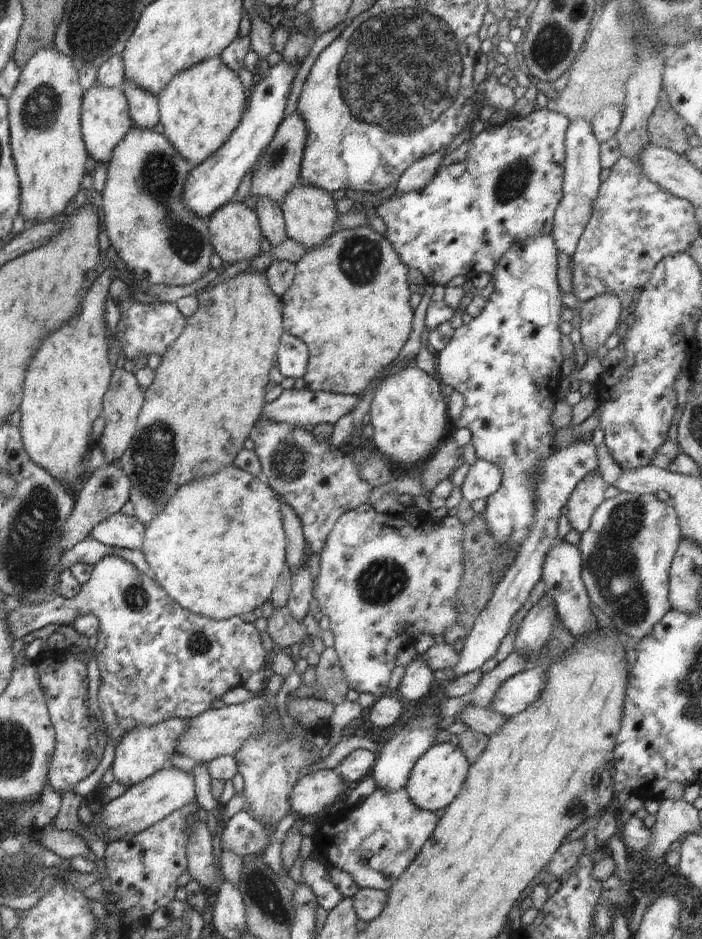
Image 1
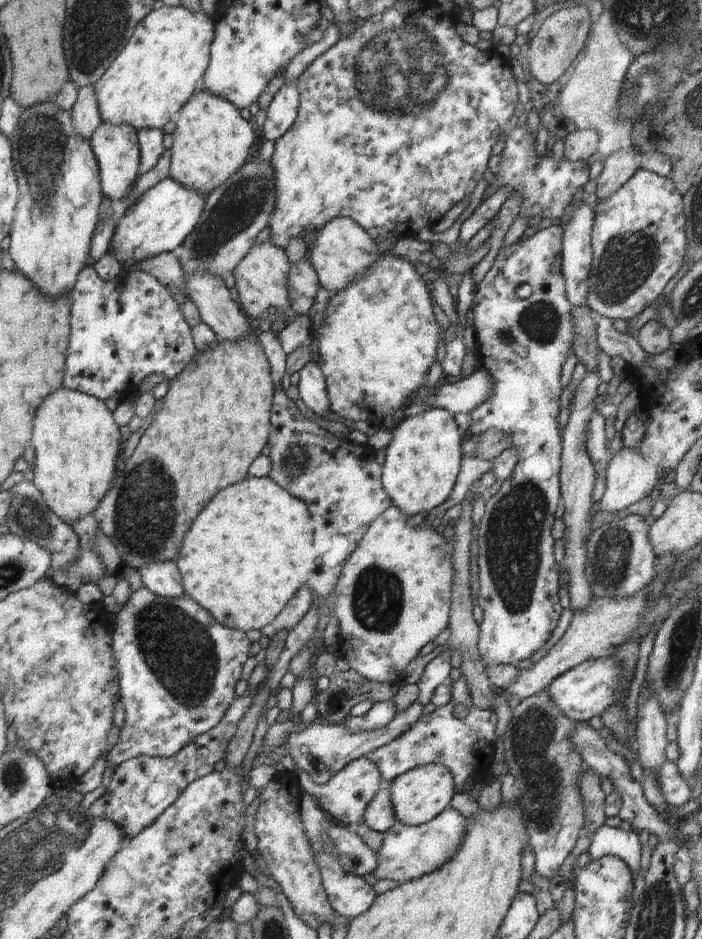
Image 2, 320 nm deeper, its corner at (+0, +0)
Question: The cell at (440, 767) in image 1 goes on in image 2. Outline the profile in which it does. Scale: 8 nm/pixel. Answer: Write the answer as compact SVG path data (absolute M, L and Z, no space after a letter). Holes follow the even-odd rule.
M430 763L397 776L391 782L389 793L396 820L414 826L430 822L450 808L450 801L456 792L454 779L448 768Z

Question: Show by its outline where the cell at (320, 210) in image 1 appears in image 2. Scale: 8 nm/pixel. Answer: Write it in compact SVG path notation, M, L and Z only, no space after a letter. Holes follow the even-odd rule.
M348 217L332 219L319 232L312 248L308 250L306 259L317 274L319 283L331 294L343 291L355 278L367 274L382 252L377 242L357 223Z

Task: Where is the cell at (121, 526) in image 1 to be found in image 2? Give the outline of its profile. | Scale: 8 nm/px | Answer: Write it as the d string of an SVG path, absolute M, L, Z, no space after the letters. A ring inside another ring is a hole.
M166 560L163 563L150 563L138 570L144 586L162 598L179 599L186 596L178 568Z

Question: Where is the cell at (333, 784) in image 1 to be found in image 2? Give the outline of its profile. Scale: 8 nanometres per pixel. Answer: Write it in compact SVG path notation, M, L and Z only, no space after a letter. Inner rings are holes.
M360 757L348 763L330 779L330 782L323 785L316 784L311 776L300 770L299 767L294 773L300 778L299 785L304 792L314 795L322 810L330 818L336 818L338 822L342 822L347 827L352 826L352 824L358 826L358 824L364 822L365 810L381 791L384 783L378 767L366 757Z

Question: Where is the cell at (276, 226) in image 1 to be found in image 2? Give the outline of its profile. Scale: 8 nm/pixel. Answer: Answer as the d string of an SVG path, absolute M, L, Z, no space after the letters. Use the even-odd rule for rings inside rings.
M303 258L298 264L290 263L290 266L288 294L291 307L297 312L297 316L308 315L310 308L314 306L314 298L316 298L321 284L315 270L306 258Z

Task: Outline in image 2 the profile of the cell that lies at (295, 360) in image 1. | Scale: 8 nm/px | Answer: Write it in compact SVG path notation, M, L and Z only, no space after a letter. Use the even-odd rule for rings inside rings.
M312 360L299 371L300 381L297 385L299 398L318 416L330 416L330 401L325 387L325 378L318 364Z

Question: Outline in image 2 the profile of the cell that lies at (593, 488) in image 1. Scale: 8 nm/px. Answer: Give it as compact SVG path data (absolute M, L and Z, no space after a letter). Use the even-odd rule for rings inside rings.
M594 411L591 414L586 439L588 456L592 461L597 476L600 475L601 477L605 476L609 460L613 456L606 444L605 419L598 411Z

